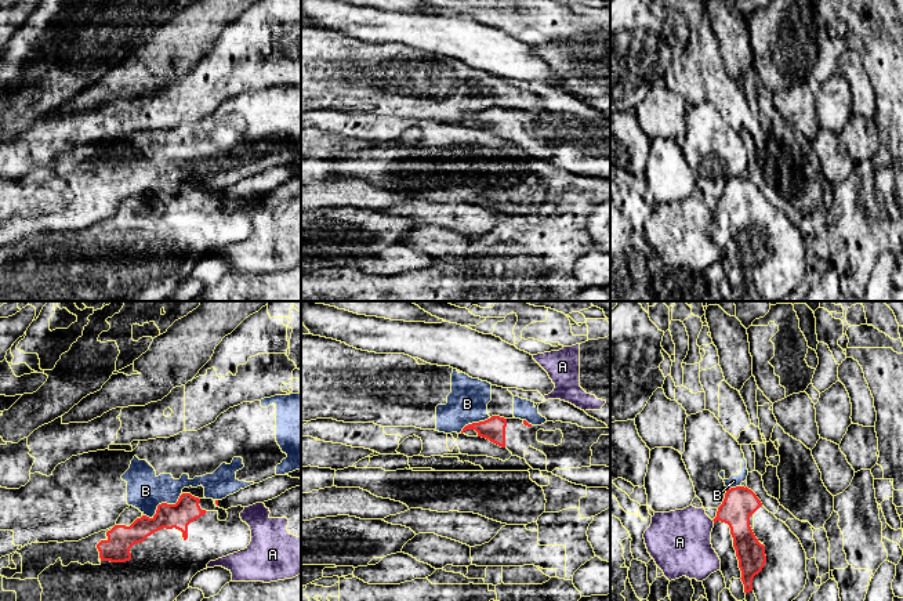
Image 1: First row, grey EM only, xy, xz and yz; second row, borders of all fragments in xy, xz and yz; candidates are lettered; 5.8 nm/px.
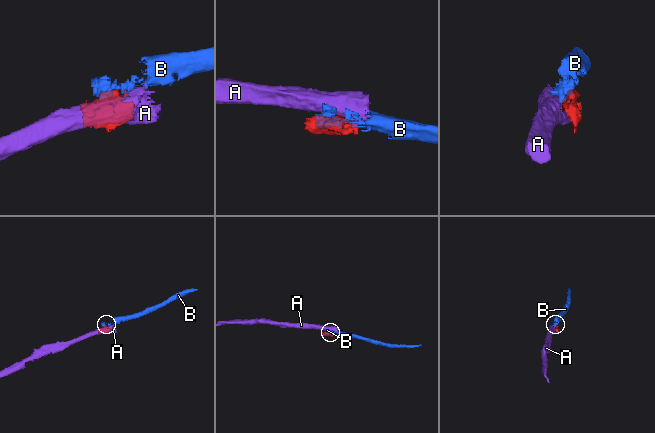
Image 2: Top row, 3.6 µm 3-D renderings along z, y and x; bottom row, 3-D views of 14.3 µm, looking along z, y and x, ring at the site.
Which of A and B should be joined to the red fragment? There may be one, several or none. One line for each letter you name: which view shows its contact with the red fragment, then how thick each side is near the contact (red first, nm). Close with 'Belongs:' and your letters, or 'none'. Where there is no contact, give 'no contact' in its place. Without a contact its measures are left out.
Belongs: none

